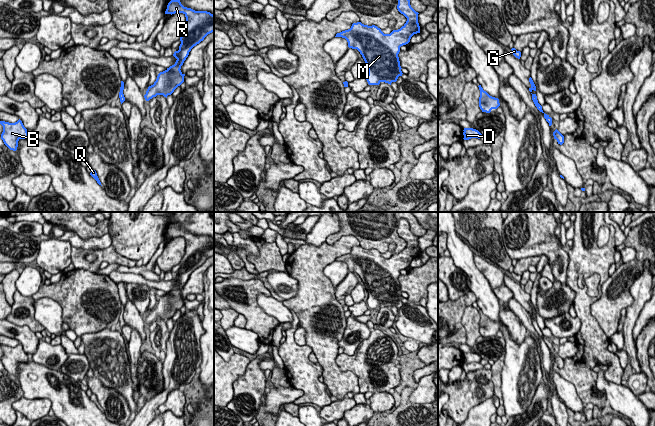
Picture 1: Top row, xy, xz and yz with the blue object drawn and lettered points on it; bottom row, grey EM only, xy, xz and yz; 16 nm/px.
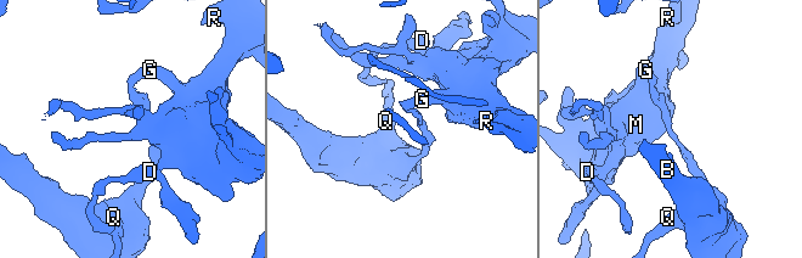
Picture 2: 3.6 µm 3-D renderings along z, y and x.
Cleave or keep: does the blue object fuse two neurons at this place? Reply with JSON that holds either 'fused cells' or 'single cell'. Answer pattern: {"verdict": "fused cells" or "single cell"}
{"verdict": "fused cells"}

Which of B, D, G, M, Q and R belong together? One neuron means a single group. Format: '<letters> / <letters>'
B Q / D G M R

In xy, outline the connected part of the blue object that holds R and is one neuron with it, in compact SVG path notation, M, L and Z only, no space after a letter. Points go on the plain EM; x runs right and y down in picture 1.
M171 224L165 238L183 237L186 241L185 255L180 261L179 274L173 280L177 283L175 288L160 296L153 309L149 310L144 322L149 325L157 319L167 322L174 314L184 306L181 290L189 279L191 273L204 262L214 256L214 239L207 235L195 235L184 231L180 224Z

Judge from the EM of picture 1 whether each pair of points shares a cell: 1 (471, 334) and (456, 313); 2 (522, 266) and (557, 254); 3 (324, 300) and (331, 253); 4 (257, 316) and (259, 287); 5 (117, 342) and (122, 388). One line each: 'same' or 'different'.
1: different
2: different
3: same
4: same
5: same

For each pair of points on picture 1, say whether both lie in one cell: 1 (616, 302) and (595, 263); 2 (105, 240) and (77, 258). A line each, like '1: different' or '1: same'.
1: different
2: different

